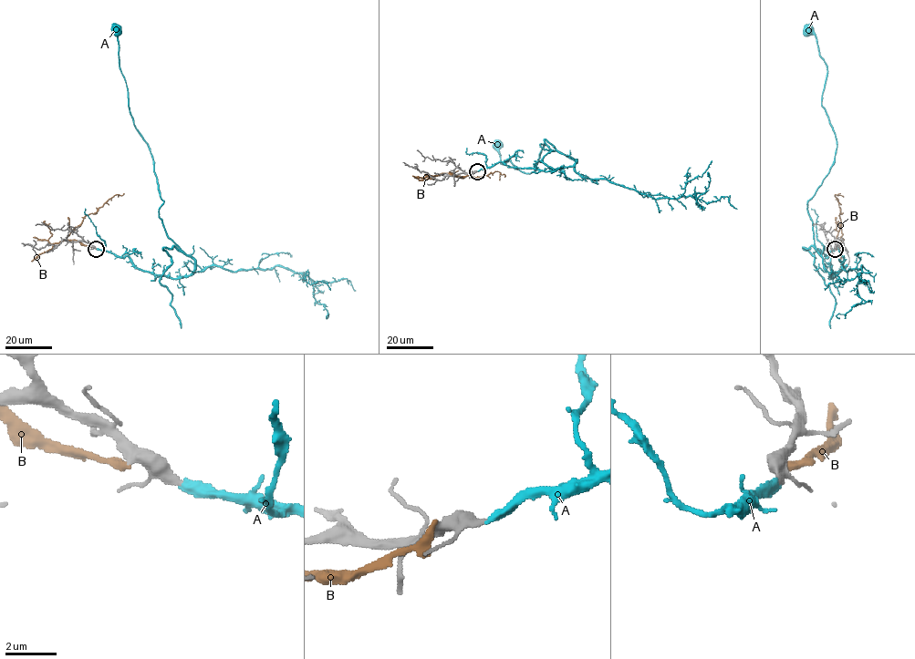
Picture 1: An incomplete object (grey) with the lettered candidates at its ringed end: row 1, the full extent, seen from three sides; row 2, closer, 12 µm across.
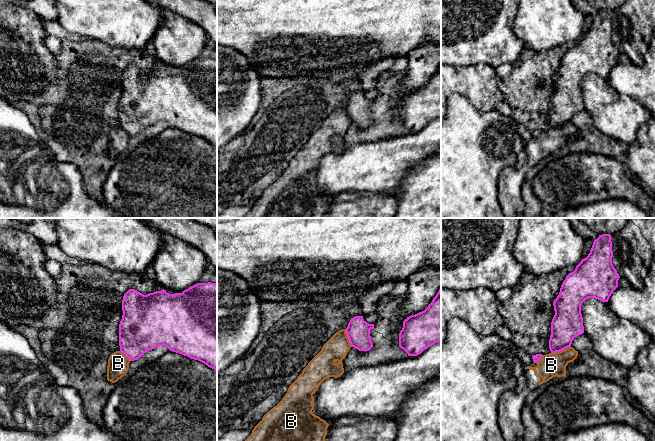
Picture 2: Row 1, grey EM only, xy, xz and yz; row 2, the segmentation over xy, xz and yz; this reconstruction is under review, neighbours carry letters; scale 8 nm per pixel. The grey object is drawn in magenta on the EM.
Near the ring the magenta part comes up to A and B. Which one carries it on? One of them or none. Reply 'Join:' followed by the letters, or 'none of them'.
Join: A

